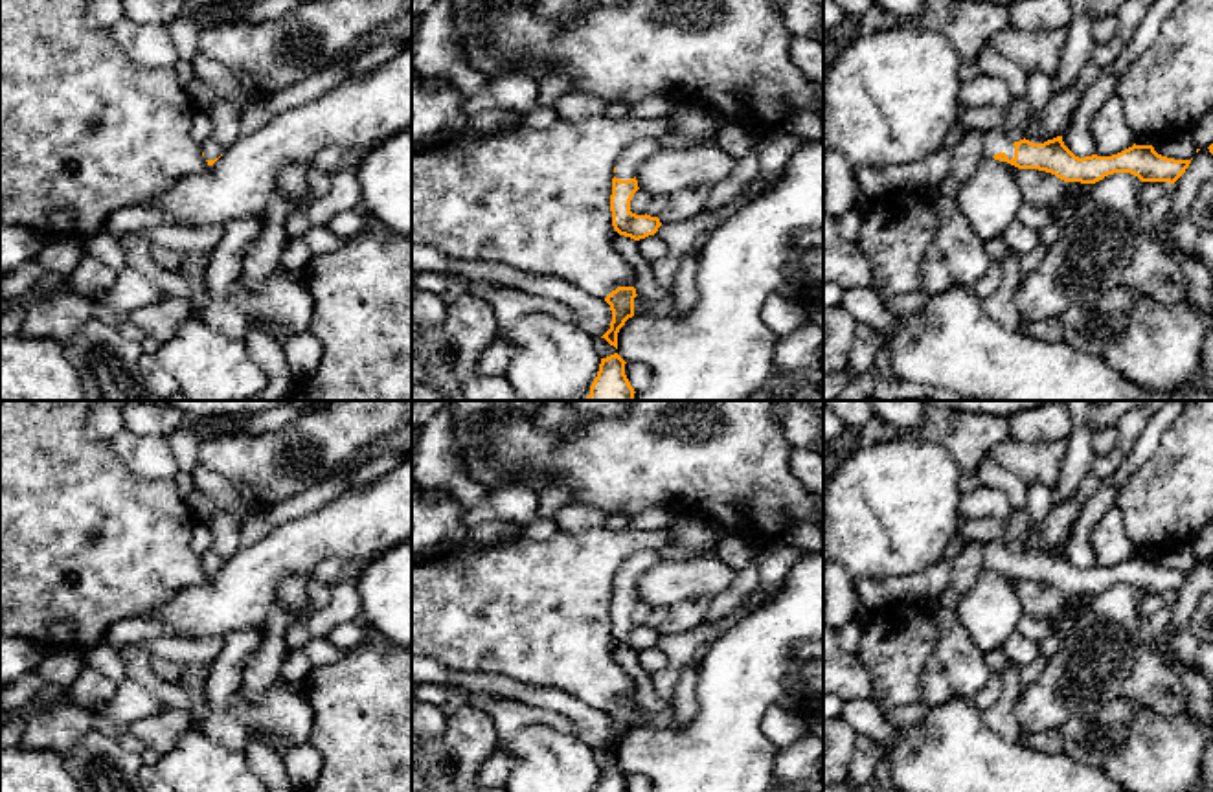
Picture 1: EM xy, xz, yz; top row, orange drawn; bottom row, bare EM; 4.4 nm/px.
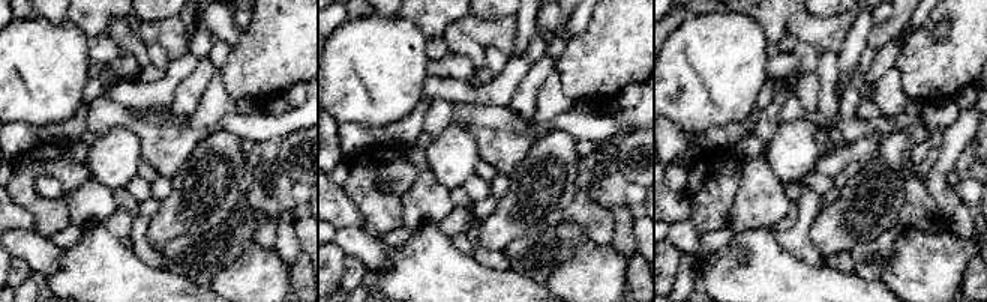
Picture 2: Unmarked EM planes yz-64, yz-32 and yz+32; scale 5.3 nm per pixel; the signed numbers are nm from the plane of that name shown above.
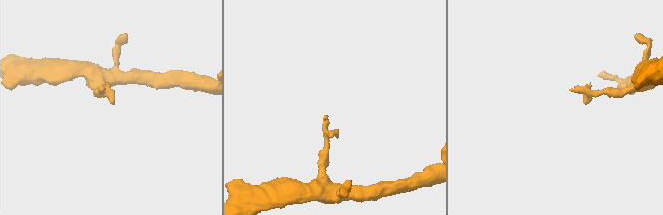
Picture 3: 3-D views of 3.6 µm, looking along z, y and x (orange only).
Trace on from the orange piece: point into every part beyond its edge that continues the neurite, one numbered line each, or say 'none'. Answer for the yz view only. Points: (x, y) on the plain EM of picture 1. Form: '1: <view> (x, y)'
1: yz (995, 554)

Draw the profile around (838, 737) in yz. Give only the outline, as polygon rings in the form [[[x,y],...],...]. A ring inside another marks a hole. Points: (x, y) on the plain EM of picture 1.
[[[842,717],[823,720],[823,786],[844,783],[858,733]]]

